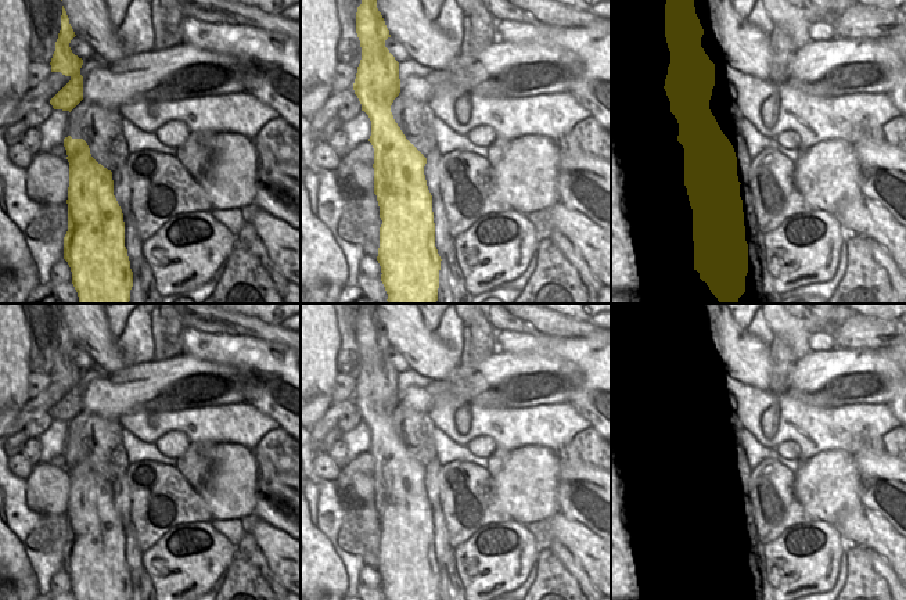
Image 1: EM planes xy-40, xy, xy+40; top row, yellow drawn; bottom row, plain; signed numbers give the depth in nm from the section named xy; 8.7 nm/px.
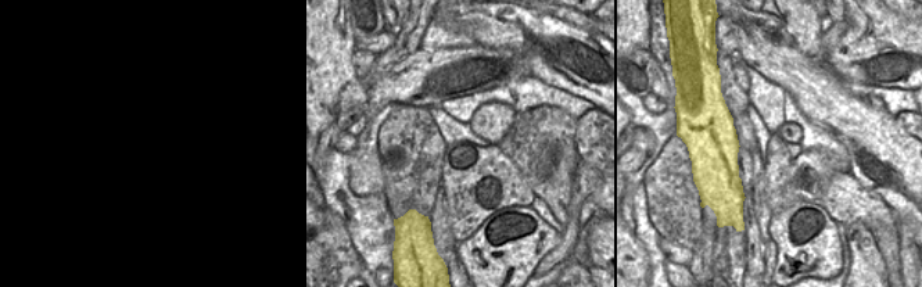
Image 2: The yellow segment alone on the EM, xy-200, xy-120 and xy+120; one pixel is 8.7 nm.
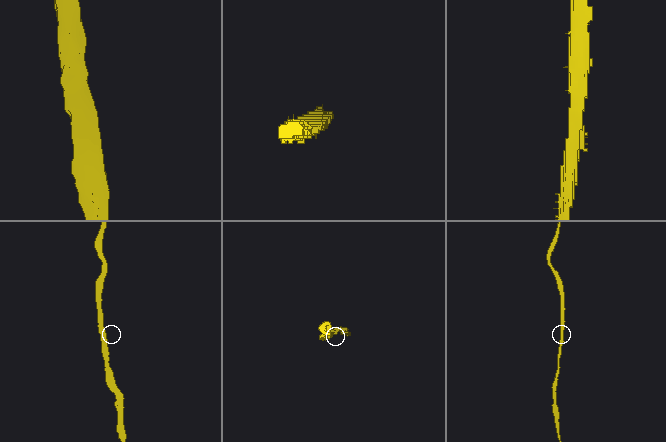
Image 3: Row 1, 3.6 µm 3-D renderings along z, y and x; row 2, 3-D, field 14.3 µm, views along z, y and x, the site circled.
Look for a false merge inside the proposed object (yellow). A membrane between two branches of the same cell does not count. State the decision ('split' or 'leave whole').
leave whole

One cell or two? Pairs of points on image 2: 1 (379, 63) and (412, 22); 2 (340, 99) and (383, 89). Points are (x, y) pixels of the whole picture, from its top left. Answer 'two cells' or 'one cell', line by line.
1: one cell
2: two cells

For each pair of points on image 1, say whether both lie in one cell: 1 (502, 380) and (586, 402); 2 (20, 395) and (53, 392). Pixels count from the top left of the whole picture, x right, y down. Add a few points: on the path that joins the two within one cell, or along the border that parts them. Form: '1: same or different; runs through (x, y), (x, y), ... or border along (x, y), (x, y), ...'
1: different; border along (575, 366), (582, 374), (582, 384), (568, 402)
2: different; border along (29, 399), (14, 420)

